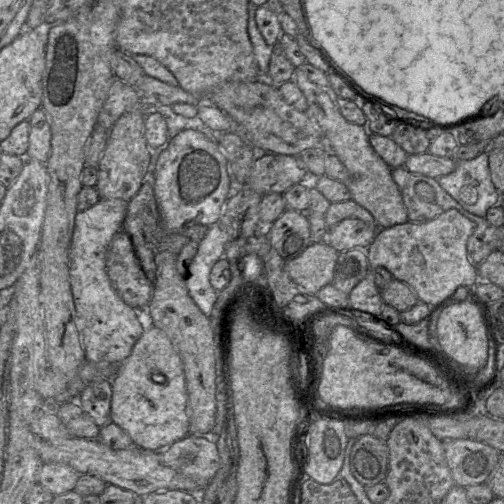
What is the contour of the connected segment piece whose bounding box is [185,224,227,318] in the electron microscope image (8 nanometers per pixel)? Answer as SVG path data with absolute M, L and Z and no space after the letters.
M219 224L209 226L185 274L189 295L209 318L218 298L218 292L210 283L210 272L214 264L224 256L226 243L227 236Z

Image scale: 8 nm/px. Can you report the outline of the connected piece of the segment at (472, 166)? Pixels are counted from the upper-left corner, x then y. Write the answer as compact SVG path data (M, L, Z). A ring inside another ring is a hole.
M487 151L471 160L457 161L455 170L437 181L467 211L480 217L501 201L490 176Z

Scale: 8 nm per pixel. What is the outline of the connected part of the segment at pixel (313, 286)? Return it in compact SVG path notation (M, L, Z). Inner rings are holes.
M326 241L310 244L299 256L286 260L284 270L310 294L331 284L339 252Z

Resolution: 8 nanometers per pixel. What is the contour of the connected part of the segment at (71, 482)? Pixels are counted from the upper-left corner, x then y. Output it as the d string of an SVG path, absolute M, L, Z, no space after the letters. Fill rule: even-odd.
M43 463L38 472L37 482L57 496L74 490L80 475L67 464Z

